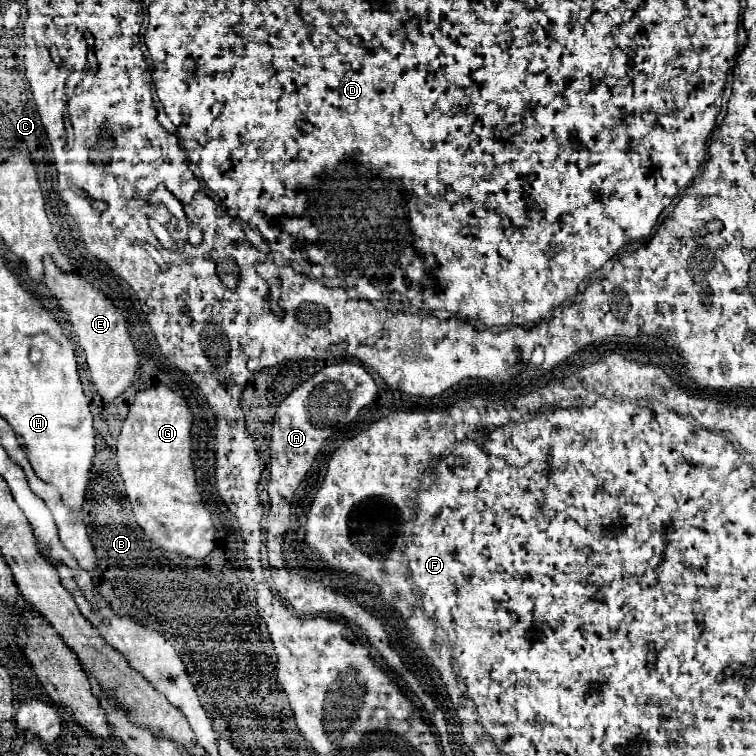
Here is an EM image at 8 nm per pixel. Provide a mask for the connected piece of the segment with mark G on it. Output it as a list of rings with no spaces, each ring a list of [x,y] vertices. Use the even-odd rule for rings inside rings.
[[[159,384],[136,393],[122,425],[116,461],[138,525],[166,551],[204,559],[216,545],[216,527],[202,499],[192,463],[192,423],[188,401]]]

